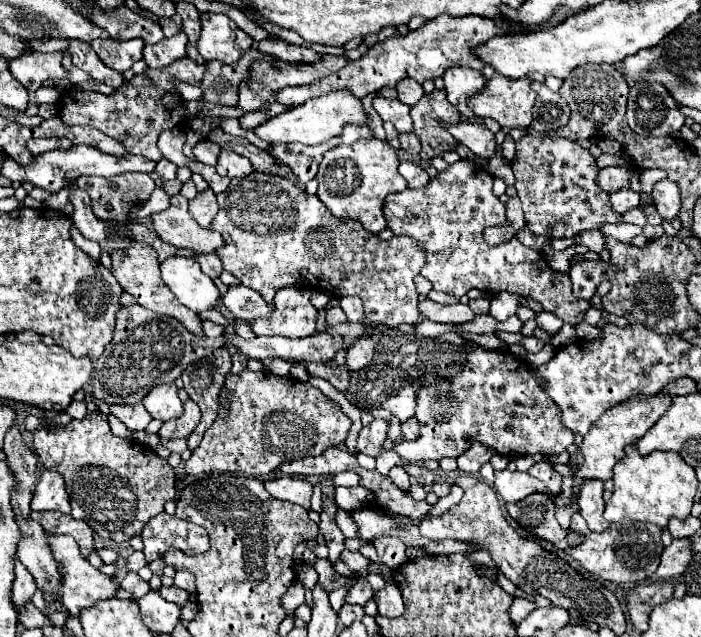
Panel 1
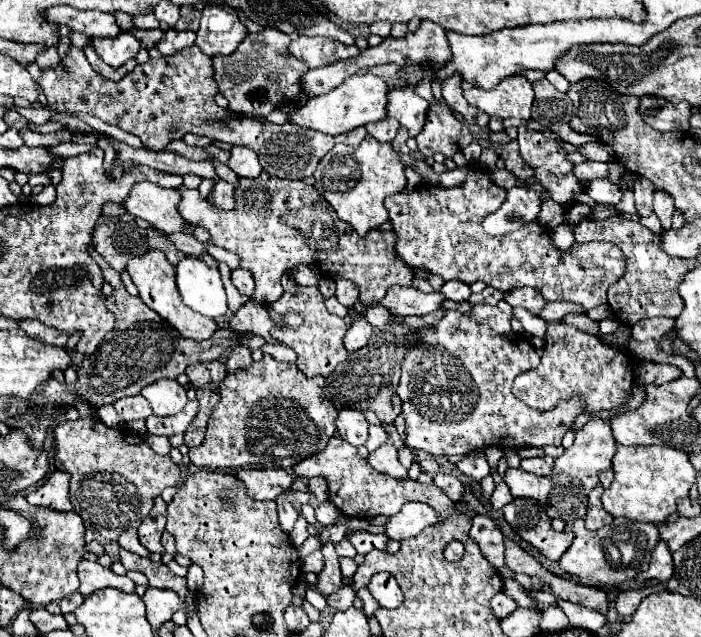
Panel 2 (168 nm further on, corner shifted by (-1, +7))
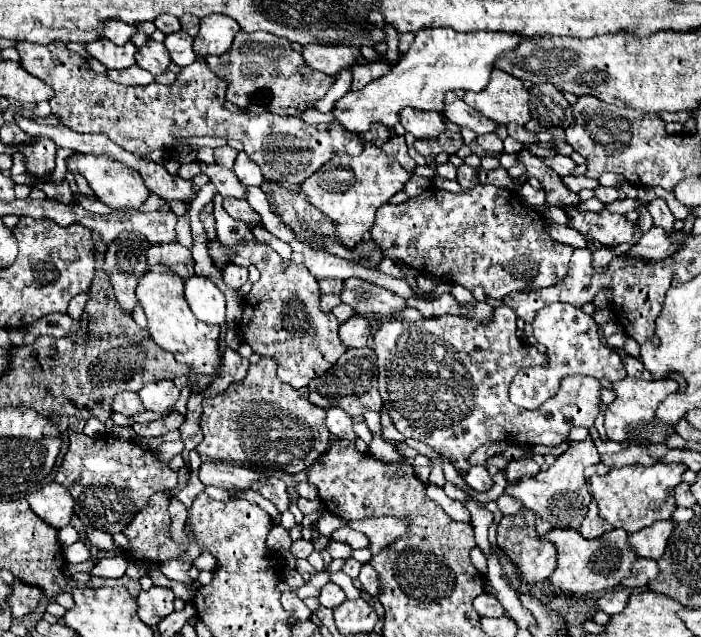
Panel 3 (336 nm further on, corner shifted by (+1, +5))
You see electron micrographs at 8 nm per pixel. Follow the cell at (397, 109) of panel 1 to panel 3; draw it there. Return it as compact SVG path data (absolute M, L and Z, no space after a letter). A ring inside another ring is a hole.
M404 109L400 115L400 123L408 133L412 133L416 139L432 139L446 131L444 115L438 111L410 111Z

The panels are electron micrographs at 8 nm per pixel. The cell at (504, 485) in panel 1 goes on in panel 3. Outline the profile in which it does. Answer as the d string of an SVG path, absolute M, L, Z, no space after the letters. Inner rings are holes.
M586 437L584 441L574 441L566 453L562 453L552 467L548 467L546 477L526 477L520 479L516 485L508 487L508 493L516 499L520 499L528 509L532 509L536 515L540 515L542 521L548 521L556 529L578 529L588 513L588 505L592 501L592 495L588 493L586 479L584 479L584 467L600 463L596 445L592 437Z

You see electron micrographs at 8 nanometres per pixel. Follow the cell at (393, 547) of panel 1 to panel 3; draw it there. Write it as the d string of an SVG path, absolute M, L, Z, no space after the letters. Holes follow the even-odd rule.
M346 525L346 527L340 527L340 529L336 529L336 531L332 531L332 539L334 539L334 541L342 541L342 543L350 545L352 549L364 549L364 547L368 547L366 537L364 537L362 533L358 533L358 531L350 529L348 525Z

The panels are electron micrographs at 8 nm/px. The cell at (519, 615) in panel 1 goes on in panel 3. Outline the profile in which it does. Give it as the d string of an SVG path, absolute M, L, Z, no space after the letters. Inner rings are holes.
M482 593L478 595L478 599L474 599L474 609L482 617L500 617L504 613L504 607L488 593Z

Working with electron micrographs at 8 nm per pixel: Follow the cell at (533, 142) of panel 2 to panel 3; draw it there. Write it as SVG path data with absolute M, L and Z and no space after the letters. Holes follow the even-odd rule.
M508 123L506 125L506 129L508 129L508 135L512 137L512 139L516 139L516 141L520 141L522 145L534 145L536 143L536 135L534 133L530 133L526 127L522 127L522 125L516 125L516 123Z

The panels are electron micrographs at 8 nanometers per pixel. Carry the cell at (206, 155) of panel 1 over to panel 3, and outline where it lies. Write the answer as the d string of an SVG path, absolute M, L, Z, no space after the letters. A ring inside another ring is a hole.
M220 147L220 149L214 149L214 159L216 159L216 163L218 165L226 165L228 169L232 169L232 165L234 165L234 161L236 161L236 155L238 155L238 151L236 149L232 149L232 147Z

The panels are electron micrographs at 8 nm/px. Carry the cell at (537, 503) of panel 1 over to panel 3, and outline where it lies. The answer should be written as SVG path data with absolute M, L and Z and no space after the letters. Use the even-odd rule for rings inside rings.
M524 507L516 515L502 517L502 521L498 523L498 549L516 565L516 569L520 573L518 579L524 583L546 581L552 575L554 563L556 563L554 547L550 547L546 541L542 541L538 537L534 521L536 521L536 513Z

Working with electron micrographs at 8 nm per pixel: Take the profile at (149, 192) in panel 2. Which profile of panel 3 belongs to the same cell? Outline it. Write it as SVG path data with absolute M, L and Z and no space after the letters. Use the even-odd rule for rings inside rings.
M72 153L66 159L66 167L70 173L80 173L82 177L86 177L90 189L94 191L94 195L108 207L116 209L116 211L128 211L128 209L138 209L146 197L150 195L150 191L146 189L146 185L142 183L142 177L134 171L128 169L124 163L120 161L112 161L110 155L92 155L92 153Z

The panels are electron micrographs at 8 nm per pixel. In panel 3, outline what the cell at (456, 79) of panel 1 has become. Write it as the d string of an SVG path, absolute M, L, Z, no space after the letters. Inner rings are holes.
M454 93L446 95L446 109L444 109L444 117L450 123L456 123L460 127L468 127L472 129L476 135L482 133L492 133L496 129L496 123L486 119L484 115L478 115L472 107L468 107L462 99L458 99Z

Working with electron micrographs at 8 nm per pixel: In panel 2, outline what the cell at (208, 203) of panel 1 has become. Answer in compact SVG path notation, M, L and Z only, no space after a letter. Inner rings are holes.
M218 179L218 181L214 183L210 195L206 197L206 201L212 203L214 207L218 207L218 209L232 209L232 207L234 207L234 197L232 197L232 193L234 193L234 185Z

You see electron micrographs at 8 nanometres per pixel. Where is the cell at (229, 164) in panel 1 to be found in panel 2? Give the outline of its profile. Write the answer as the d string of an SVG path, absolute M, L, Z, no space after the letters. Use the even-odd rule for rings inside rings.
M232 147L228 167L238 175L238 177L258 177L262 171L258 155L248 149L248 147Z

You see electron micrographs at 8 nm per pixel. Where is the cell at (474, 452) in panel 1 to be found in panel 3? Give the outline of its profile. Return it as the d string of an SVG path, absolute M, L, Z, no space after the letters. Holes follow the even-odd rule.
M472 467L466 475L466 483L474 489L474 491L488 491L492 487L492 479L486 471L486 467Z

